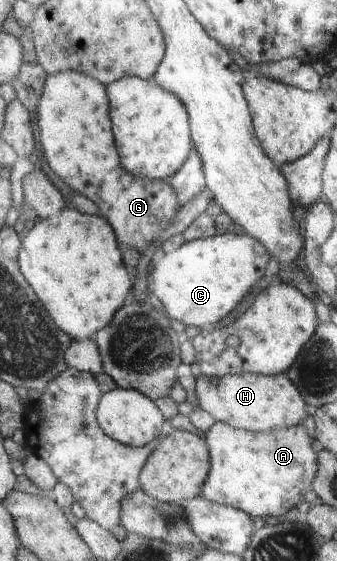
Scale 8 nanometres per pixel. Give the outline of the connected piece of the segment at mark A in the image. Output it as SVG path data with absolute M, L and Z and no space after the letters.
M216 422L207 432L206 438L212 450L212 472L202 496L213 503L243 509L253 517L282 519L293 507L305 501L306 493L314 490L314 483L320 472L321 447L307 432L305 425L253 432L225 422Z

